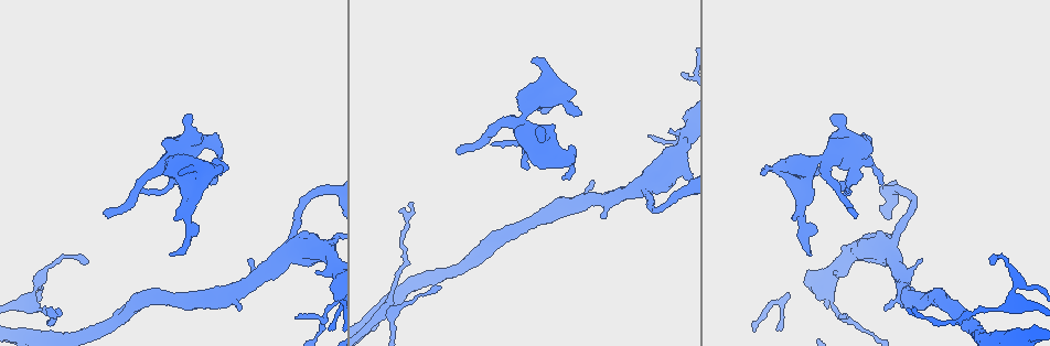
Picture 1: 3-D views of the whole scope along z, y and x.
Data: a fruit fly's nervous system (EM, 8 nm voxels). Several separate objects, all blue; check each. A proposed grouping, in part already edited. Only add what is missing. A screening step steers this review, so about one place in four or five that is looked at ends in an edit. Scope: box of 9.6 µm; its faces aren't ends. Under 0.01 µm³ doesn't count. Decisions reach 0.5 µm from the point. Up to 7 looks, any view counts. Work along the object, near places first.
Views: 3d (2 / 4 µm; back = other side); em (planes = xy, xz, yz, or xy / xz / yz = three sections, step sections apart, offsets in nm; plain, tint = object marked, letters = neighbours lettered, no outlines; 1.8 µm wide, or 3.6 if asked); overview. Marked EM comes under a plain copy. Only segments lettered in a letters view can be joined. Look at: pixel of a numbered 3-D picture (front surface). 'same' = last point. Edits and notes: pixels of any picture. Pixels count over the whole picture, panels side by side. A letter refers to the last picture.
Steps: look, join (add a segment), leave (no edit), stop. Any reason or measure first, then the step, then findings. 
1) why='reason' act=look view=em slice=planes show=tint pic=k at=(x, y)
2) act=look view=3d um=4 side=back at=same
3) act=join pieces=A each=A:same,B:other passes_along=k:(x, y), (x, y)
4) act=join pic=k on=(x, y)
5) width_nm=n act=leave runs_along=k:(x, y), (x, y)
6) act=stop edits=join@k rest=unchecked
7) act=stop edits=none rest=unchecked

why='branch stops here' act=look view=3d um=4 pic=1 at=(457, 149)

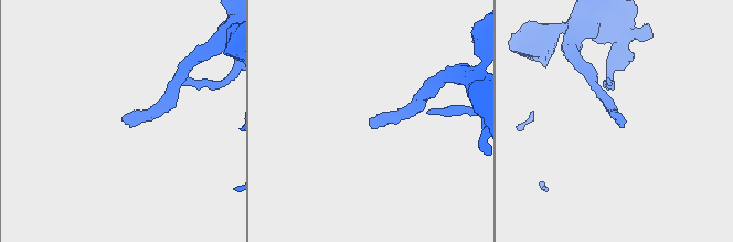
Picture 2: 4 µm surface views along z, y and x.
why='now the EM' act=look view=em slice=planes show=tint pic=2 at=(620, 119)

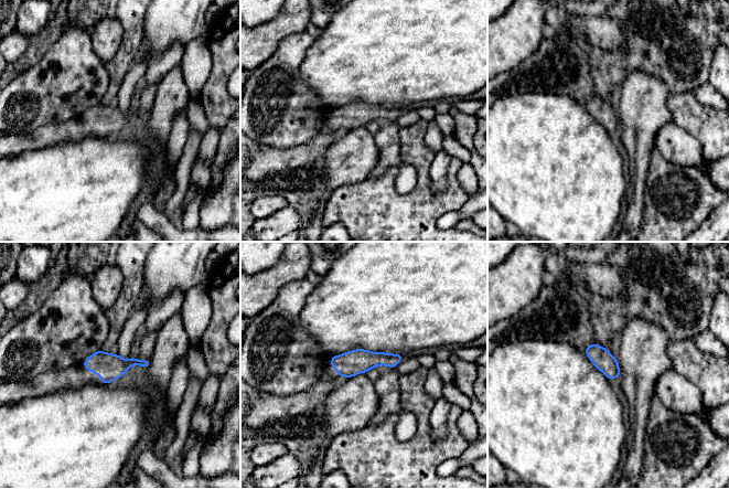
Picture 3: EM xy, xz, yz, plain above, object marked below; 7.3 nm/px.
why='see the neighbours' act=look view=em slice=planes show=letters at=same

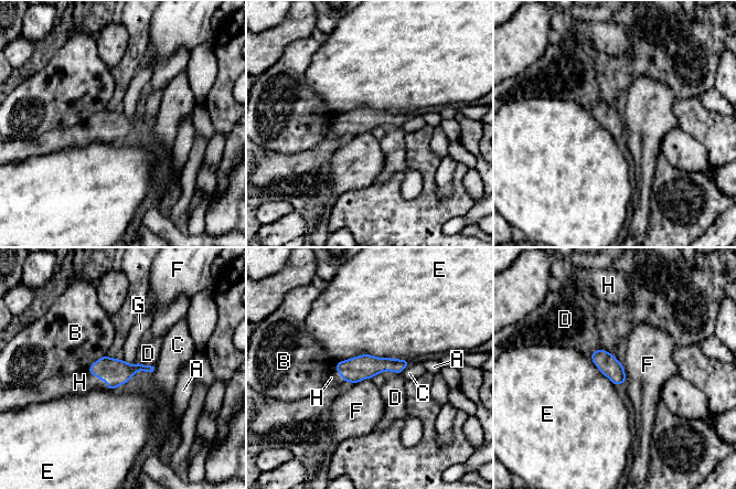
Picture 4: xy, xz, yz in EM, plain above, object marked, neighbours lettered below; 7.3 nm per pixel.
longest_contact=E:550nm act=join pieces=H each=A:other,B:other,C:other,D:other,E:other,F:other,G:other,H:same passes_along=4:(116, 372), (99, 379), (80, 382) found='it goes on there'

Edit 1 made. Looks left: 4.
why='an open end' act=look view=em slice=planes show=letters pic=1 at=(172, 254)

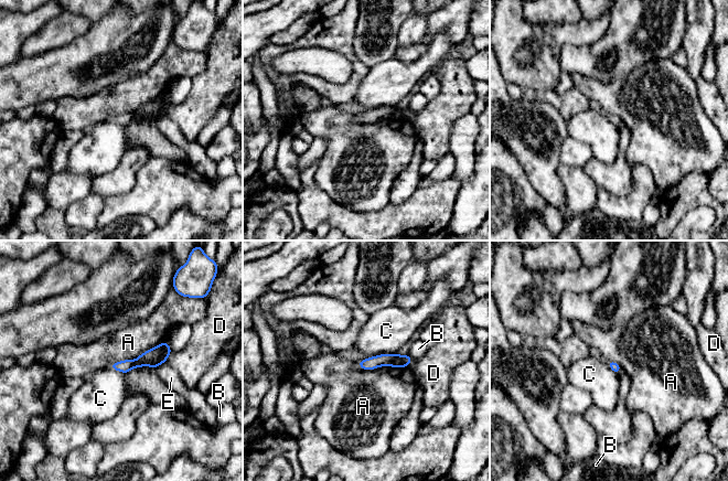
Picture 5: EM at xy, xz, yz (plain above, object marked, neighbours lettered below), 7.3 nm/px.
act=leave each=A:other,B:other,C:other,D:other,E:other runs_along=5:(168, 351), (137, 363), (114, 366) found='none of them fits'

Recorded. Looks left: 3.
why='thin end' act=look view=em slice=planes show=letters pic=1 at=(991, 261)

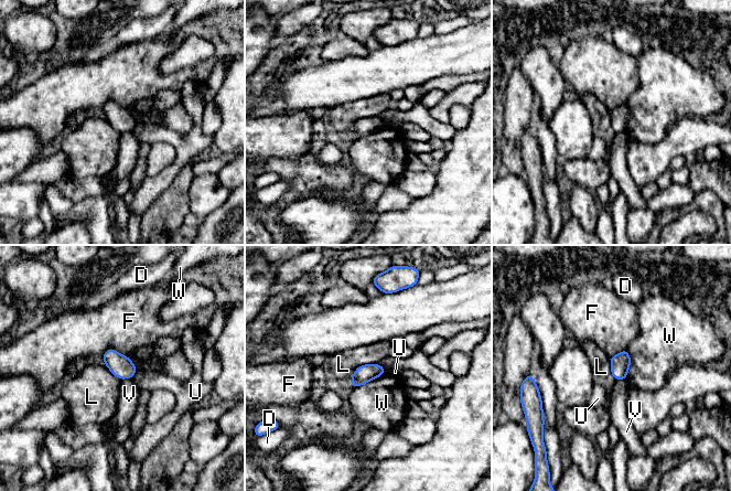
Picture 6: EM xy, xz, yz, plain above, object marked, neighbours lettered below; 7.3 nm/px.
act=leave each=D:other,F:other,L:other,U:other,V:other,W:other found='no lettered segment goes on from it'

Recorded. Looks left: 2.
act=stop edits=join@4 rest=unchecked

